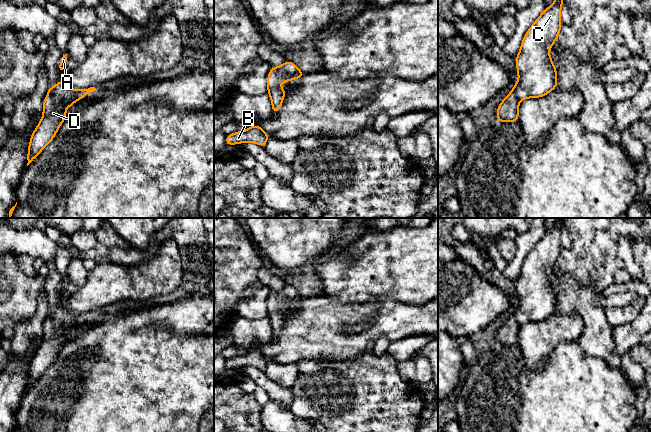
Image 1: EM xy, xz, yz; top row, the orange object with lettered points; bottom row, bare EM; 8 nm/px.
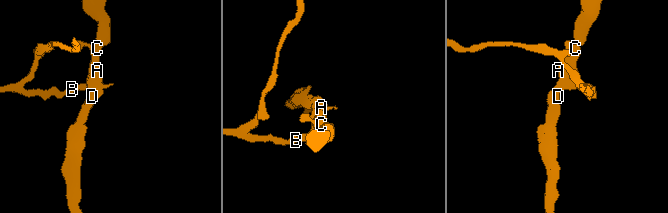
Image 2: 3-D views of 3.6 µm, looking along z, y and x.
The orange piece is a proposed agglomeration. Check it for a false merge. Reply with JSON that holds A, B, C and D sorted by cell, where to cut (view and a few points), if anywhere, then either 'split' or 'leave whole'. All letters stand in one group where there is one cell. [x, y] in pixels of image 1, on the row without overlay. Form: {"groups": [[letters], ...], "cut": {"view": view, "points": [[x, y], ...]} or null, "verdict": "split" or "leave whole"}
{"groups": [["A", "B", "C", "D"]], "cut": null, "verdict": "leave whole"}

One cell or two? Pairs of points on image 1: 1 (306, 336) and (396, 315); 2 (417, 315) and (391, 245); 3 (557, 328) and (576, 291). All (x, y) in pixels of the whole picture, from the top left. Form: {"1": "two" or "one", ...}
{"1": "one", "2": "two", "3": "two"}

